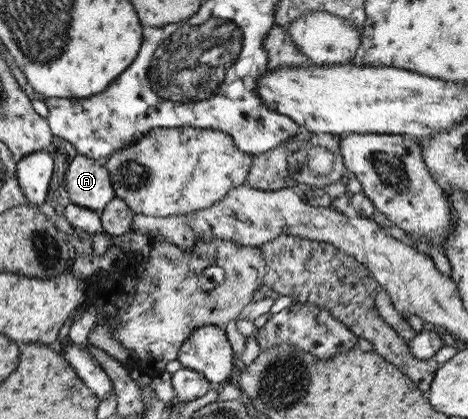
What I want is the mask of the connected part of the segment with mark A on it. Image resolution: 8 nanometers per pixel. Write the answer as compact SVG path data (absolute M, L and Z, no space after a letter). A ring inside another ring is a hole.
M81 155L74 156L69 163L64 186L71 203L94 212L100 212L114 196L109 173L101 161Z

